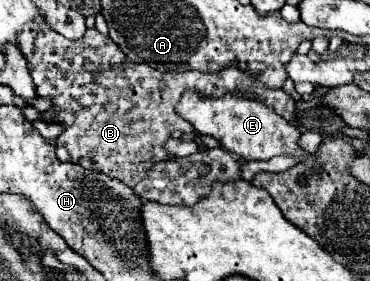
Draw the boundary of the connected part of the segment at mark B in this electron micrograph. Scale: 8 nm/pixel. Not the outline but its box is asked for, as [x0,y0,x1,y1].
[18,29,296,185]

